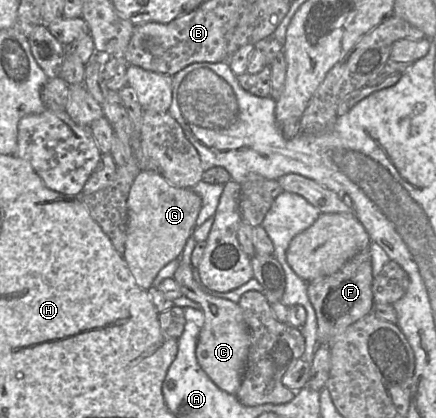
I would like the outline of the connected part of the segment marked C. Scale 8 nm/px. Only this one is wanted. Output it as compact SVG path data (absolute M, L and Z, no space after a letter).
M182 261L173 279L179 285L183 296L199 303L204 313L204 324L196 346L196 358L200 367L221 390L236 395L242 382L251 343L240 306L236 302L211 295L209 292L216 291L204 287L193 267Z

